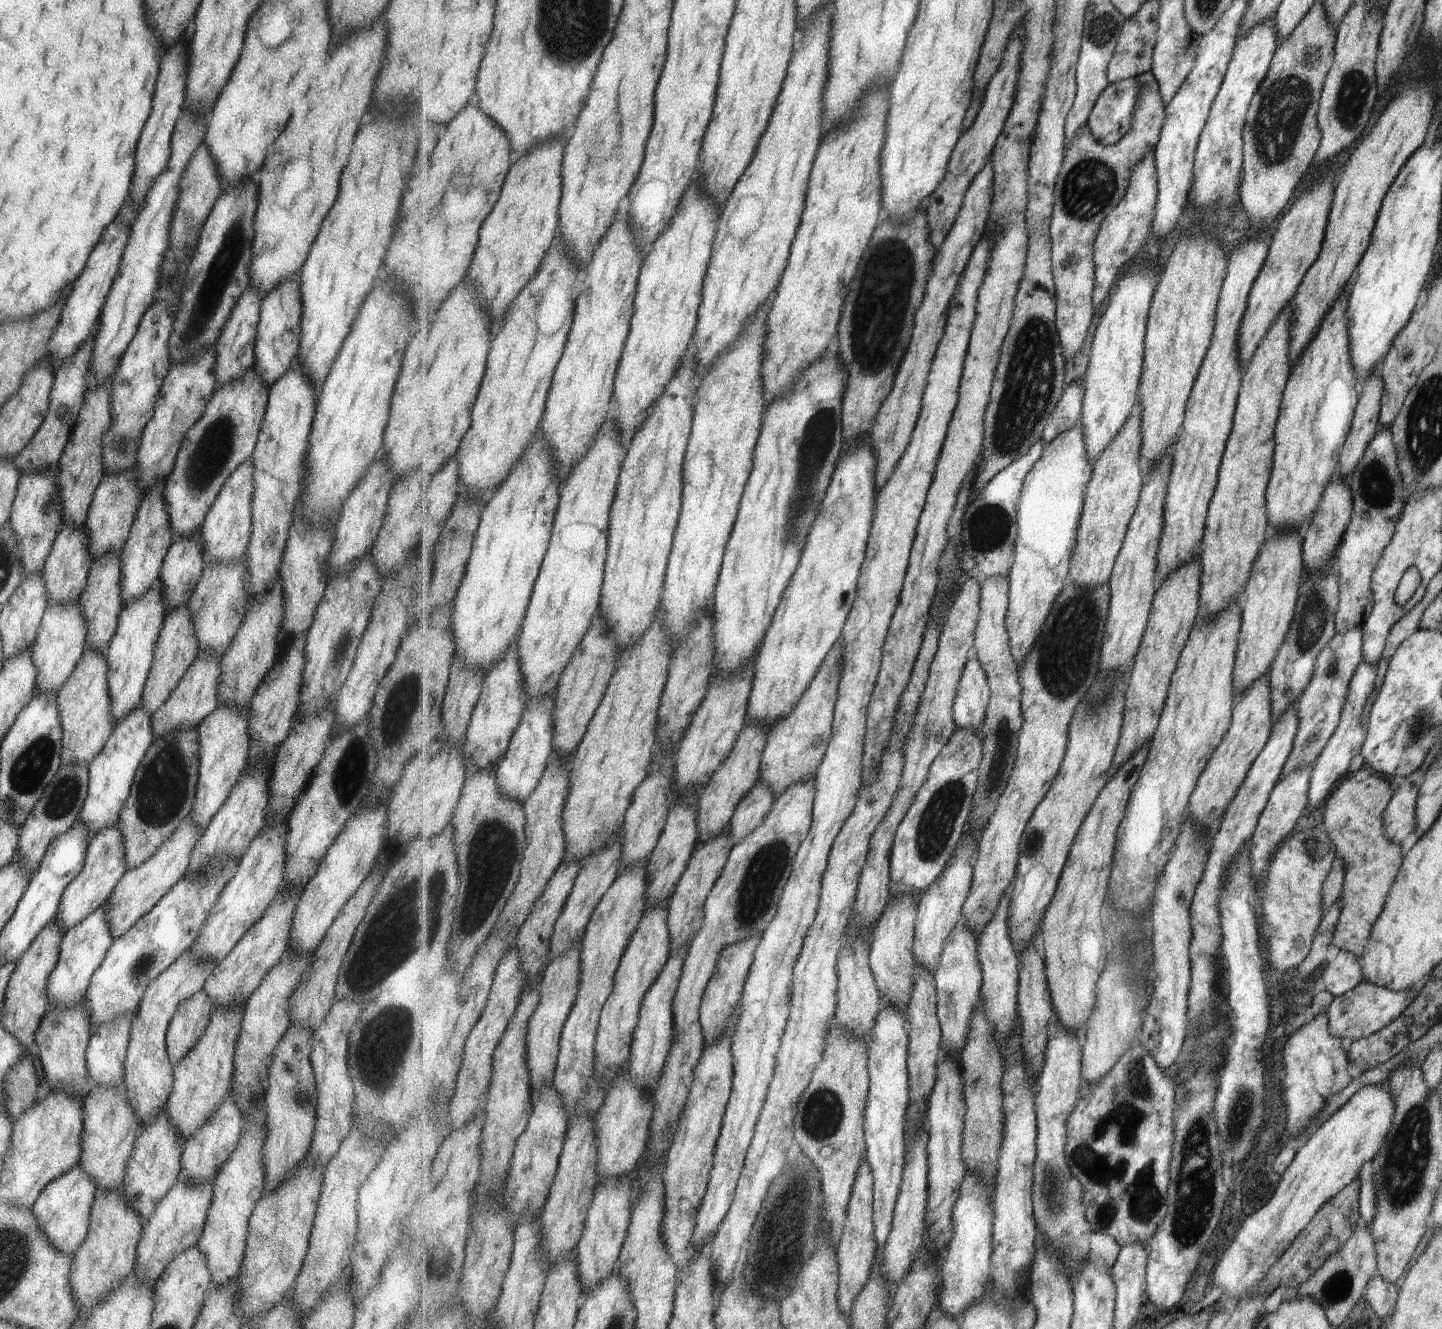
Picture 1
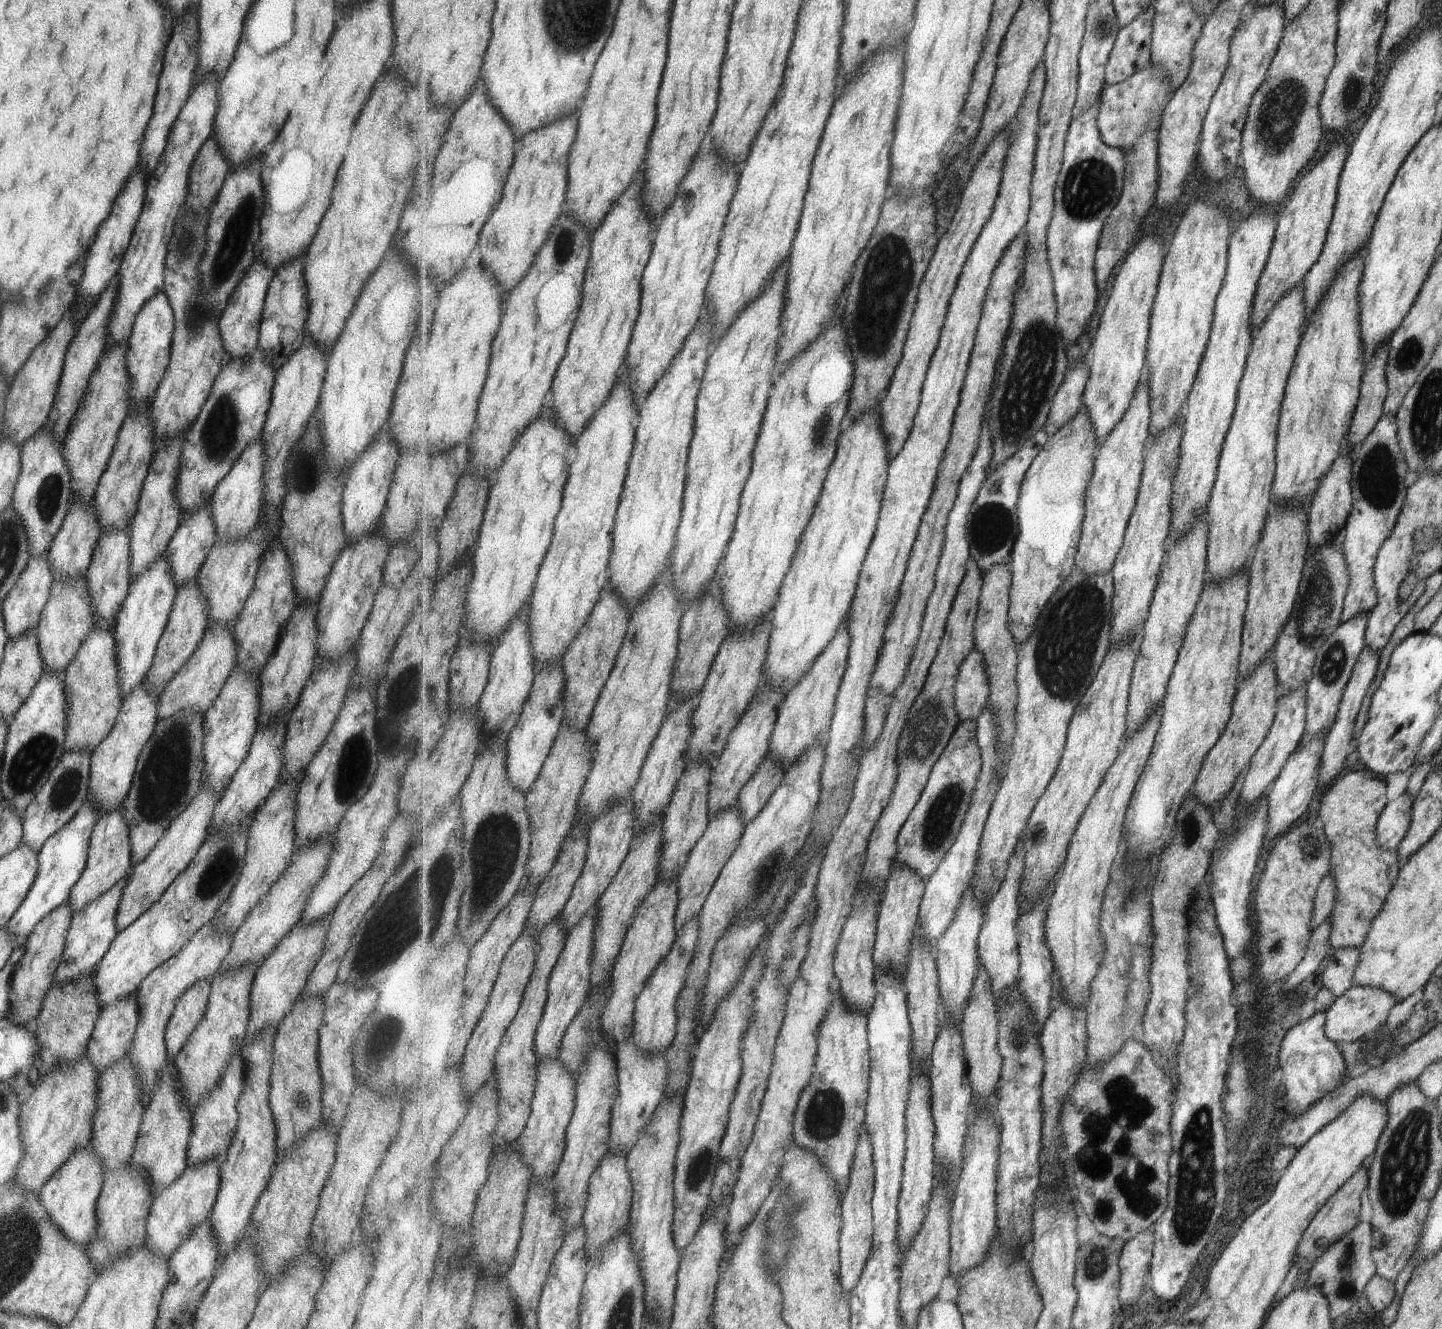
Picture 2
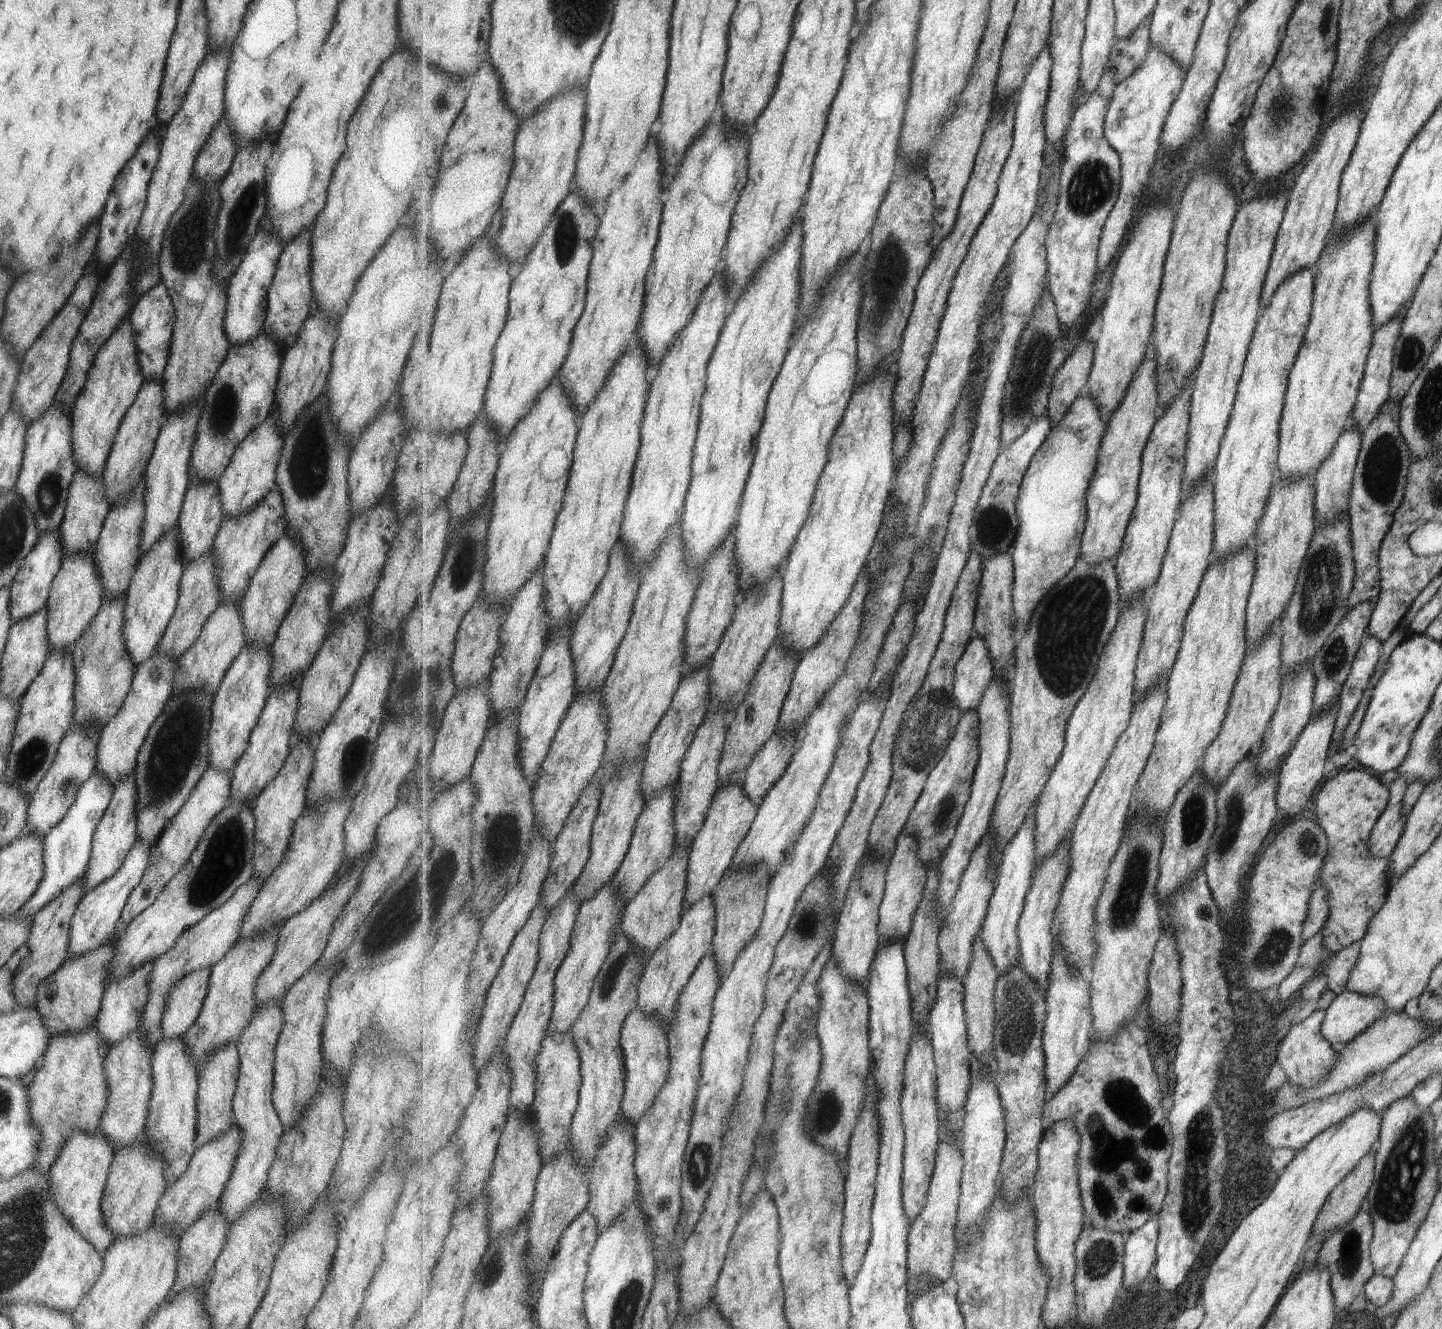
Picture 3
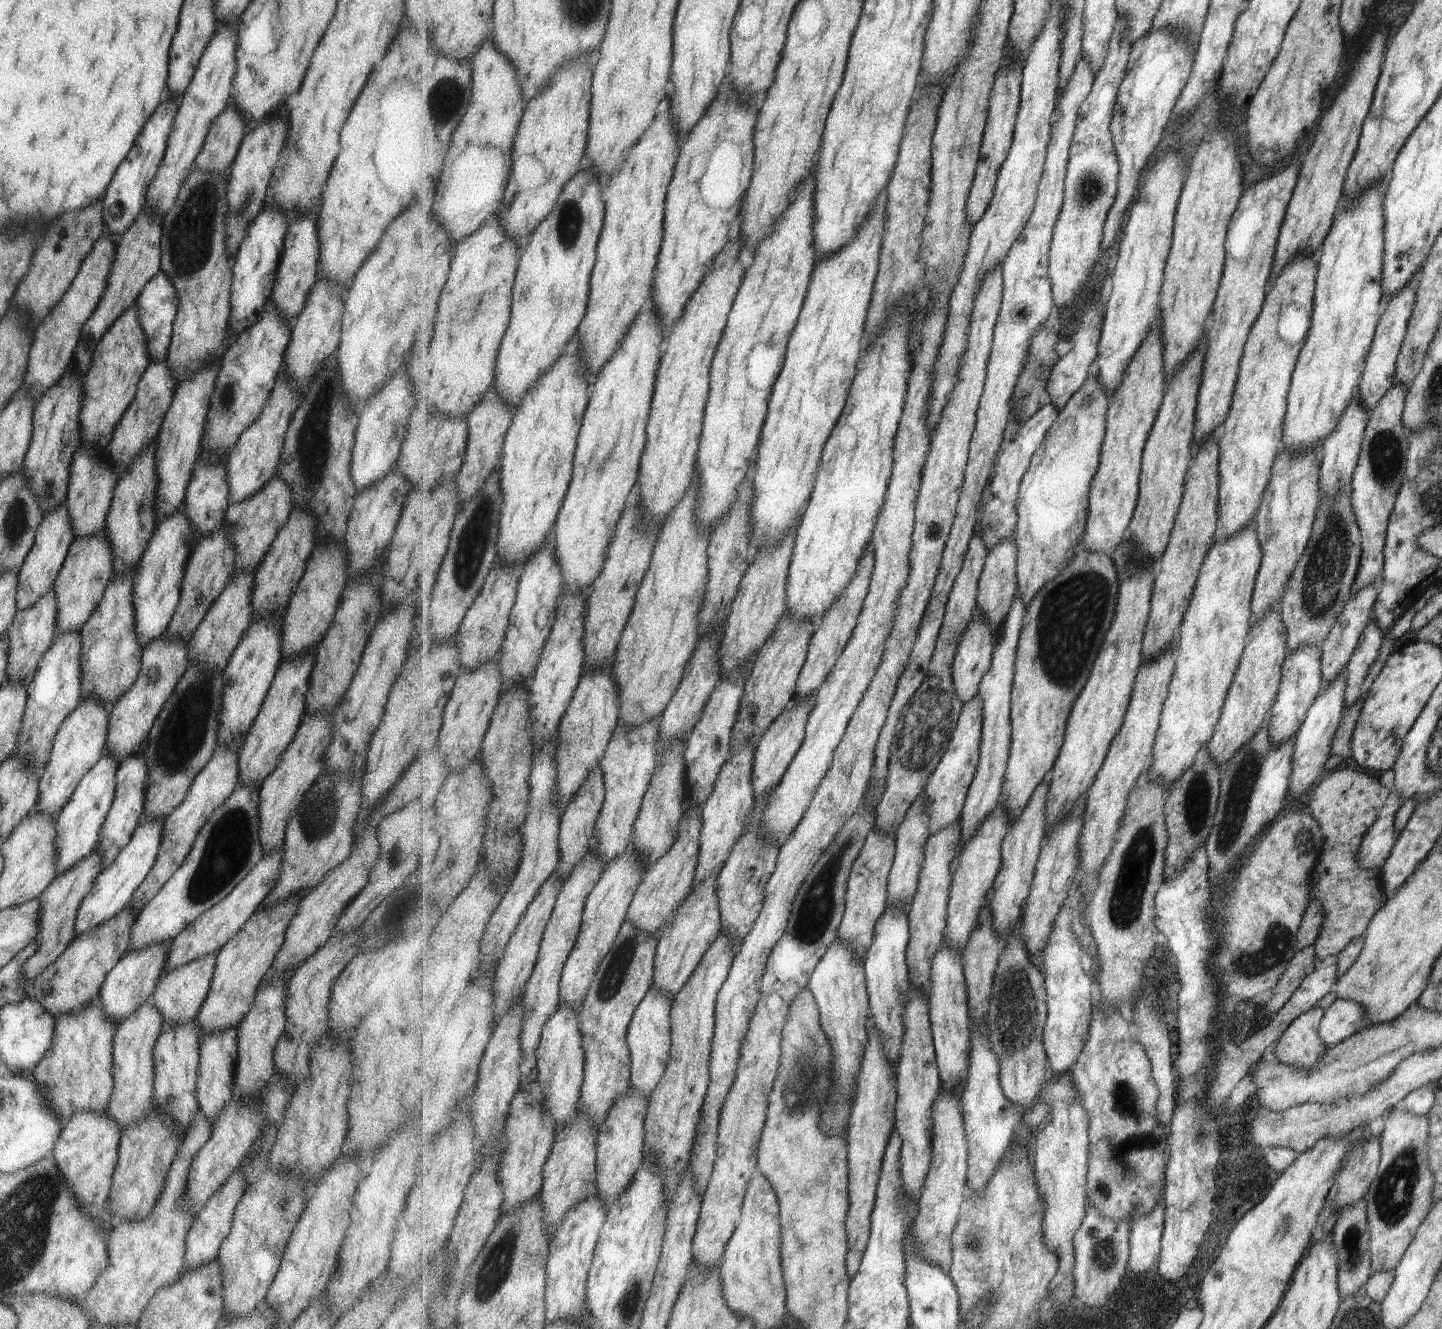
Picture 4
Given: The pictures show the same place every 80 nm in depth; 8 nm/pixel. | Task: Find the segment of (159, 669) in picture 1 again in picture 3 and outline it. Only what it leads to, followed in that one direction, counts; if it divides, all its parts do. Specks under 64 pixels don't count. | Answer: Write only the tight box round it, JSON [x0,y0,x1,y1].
[154,548,221,658]

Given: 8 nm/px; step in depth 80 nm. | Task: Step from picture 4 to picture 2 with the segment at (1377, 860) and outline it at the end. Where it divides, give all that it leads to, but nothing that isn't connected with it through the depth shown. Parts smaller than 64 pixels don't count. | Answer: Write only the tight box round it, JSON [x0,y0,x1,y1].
[1374,792,1411,850]

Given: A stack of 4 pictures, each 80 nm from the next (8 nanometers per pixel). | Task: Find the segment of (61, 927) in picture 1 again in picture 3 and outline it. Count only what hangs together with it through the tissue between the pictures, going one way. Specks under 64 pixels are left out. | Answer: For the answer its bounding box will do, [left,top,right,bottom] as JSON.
[83,768,136,895]

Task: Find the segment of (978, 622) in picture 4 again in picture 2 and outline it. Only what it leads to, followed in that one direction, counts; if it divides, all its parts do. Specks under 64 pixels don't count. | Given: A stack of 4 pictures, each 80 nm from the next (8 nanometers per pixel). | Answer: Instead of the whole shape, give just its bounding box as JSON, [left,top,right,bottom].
[955,648,992,722]

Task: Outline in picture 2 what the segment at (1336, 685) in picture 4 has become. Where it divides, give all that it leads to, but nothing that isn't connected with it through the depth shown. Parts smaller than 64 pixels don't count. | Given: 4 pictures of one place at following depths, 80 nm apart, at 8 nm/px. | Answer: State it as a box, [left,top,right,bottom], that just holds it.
[1265,732,1328,841]

